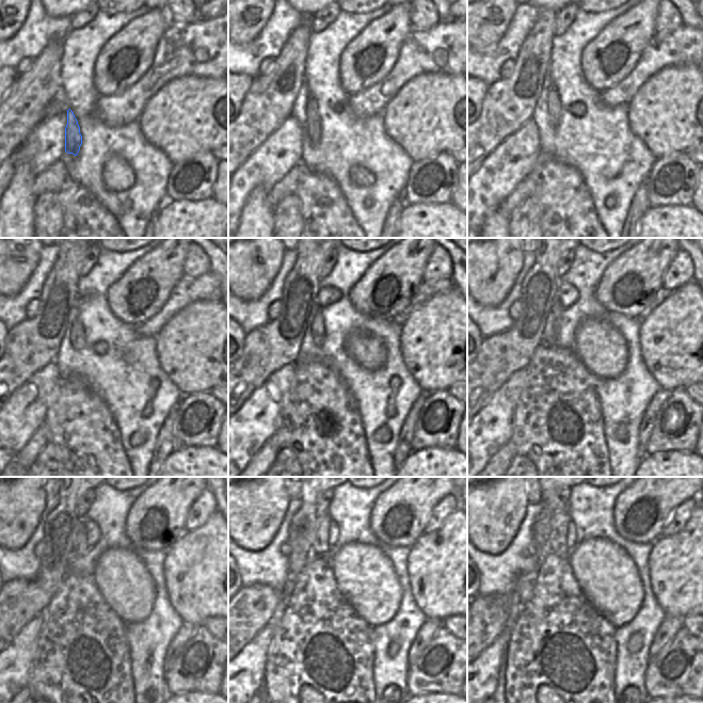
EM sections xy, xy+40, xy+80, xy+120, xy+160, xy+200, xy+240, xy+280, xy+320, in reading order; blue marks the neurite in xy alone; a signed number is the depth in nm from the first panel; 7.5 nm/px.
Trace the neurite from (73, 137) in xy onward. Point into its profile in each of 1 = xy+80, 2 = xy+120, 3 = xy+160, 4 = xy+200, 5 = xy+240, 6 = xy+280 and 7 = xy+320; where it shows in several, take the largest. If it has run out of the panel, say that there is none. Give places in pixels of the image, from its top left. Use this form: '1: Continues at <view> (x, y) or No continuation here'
1: Continues at xy+80 (553, 100)
2: Continues at xy+120 (76, 333)
3: Continues at xy+160 (315, 322)
4: Continues at xy+200 (553, 320)
5: Continues at xy+240 (79, 546)
6: Continues at xy+280 (320, 546)
7: Continues at xy+320 (560, 521)

